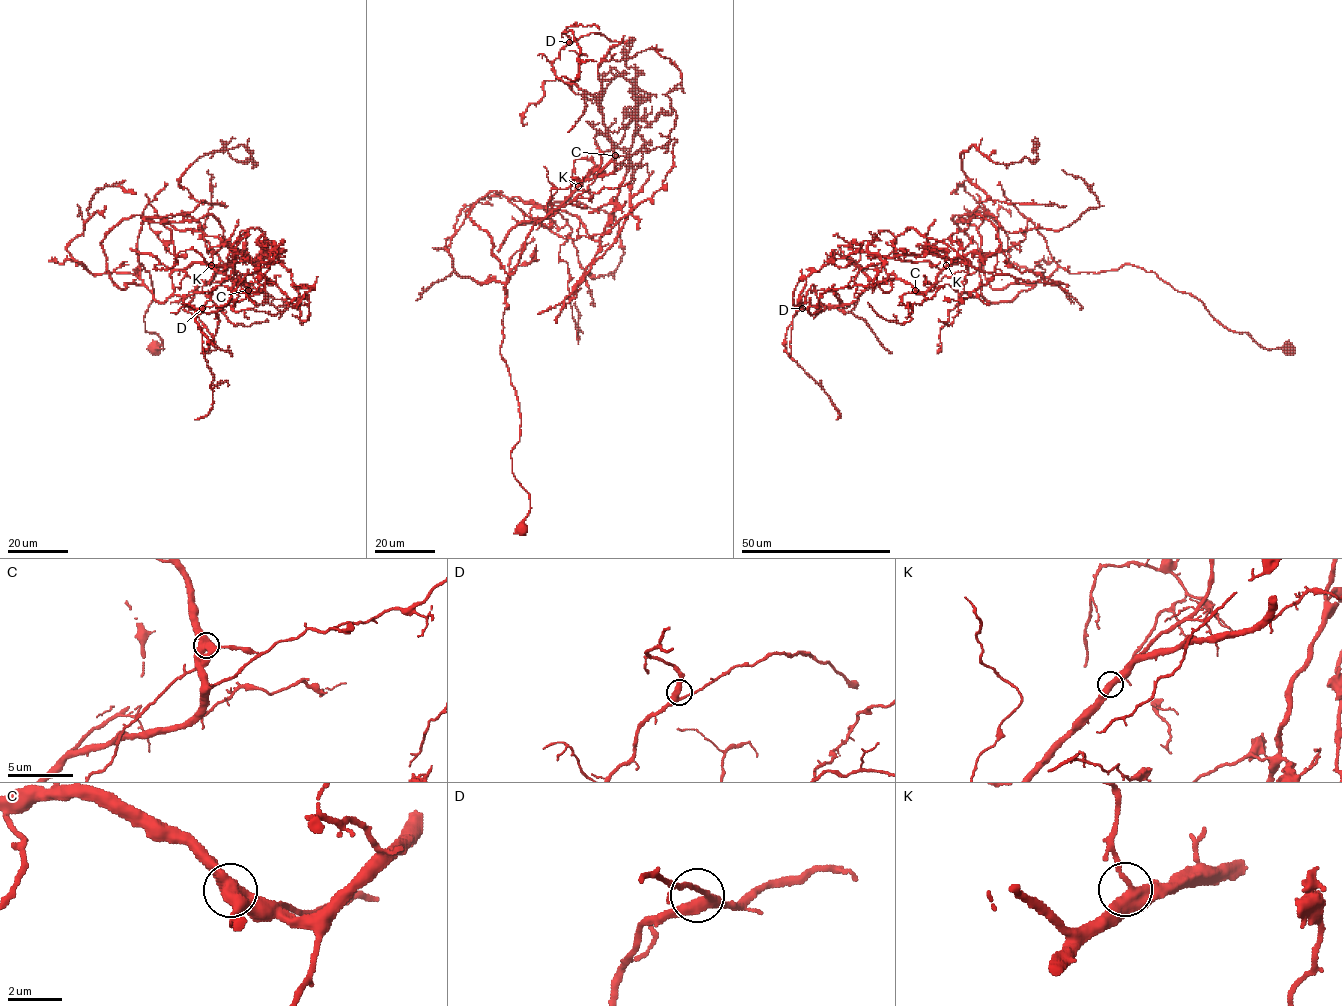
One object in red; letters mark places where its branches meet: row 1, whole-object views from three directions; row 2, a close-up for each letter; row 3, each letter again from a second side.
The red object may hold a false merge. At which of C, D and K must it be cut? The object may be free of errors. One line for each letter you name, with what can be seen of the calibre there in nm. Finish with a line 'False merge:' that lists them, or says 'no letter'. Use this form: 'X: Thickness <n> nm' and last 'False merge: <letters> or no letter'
C: Thickness 500 nm
False merge: C

